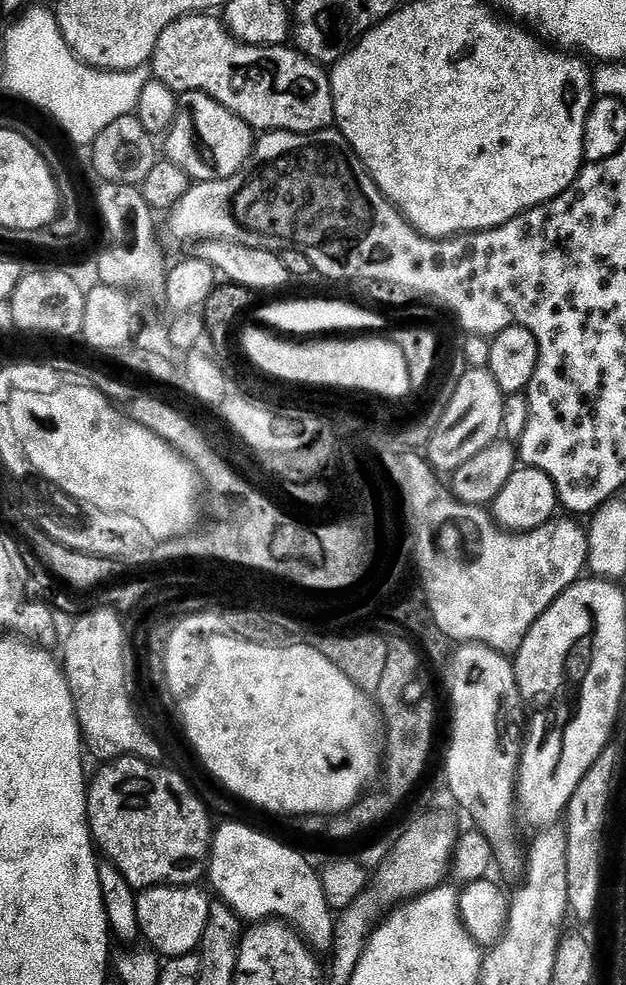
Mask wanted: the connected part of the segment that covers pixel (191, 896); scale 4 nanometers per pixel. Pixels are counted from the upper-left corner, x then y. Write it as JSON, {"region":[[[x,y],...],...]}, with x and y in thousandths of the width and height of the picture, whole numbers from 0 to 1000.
{"region":[[[319,899],[228,903],[217,910],[217,932],[228,953],[238,954],[241,961],[257,972],[297,971],[312,968],[319,960],[319,953],[329,944],[335,913]]]}

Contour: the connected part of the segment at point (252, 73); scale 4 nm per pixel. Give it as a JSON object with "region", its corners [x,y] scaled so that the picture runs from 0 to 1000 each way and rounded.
{"region":[[[345,14],[294,16],[284,22],[265,26],[243,56],[240,73],[283,95],[321,93],[342,99],[380,116],[380,120],[391,122],[404,132],[423,130],[428,134],[516,135],[532,129],[537,121],[530,78],[513,66],[466,47],[422,49],[415,45],[390,45],[374,40],[356,19]]]}

